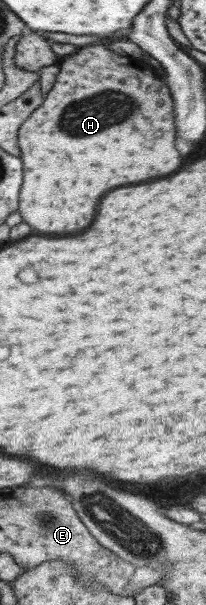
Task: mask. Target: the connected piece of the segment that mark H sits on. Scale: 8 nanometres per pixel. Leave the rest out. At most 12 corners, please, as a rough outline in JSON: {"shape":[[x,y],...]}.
{"shape":[[102,45],[64,56],[18,127],[18,213],[84,231],[168,175],[172,98]]}

